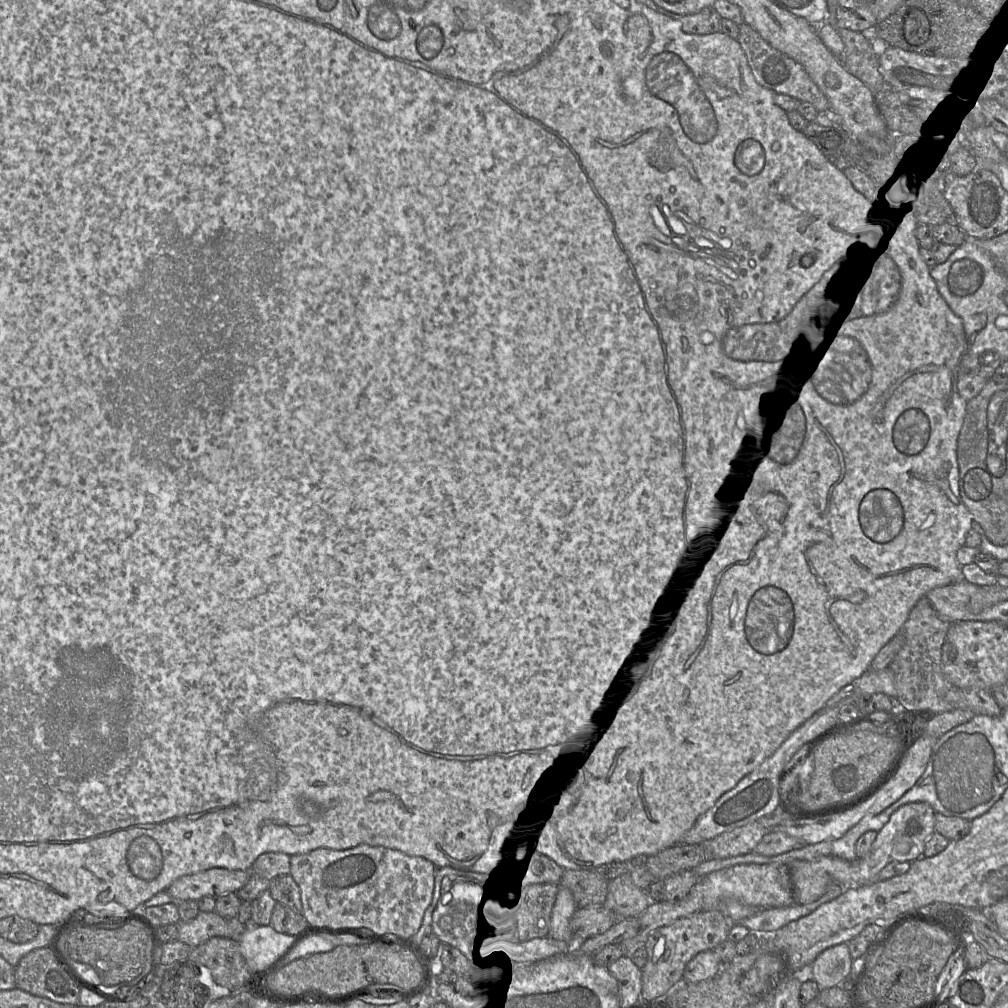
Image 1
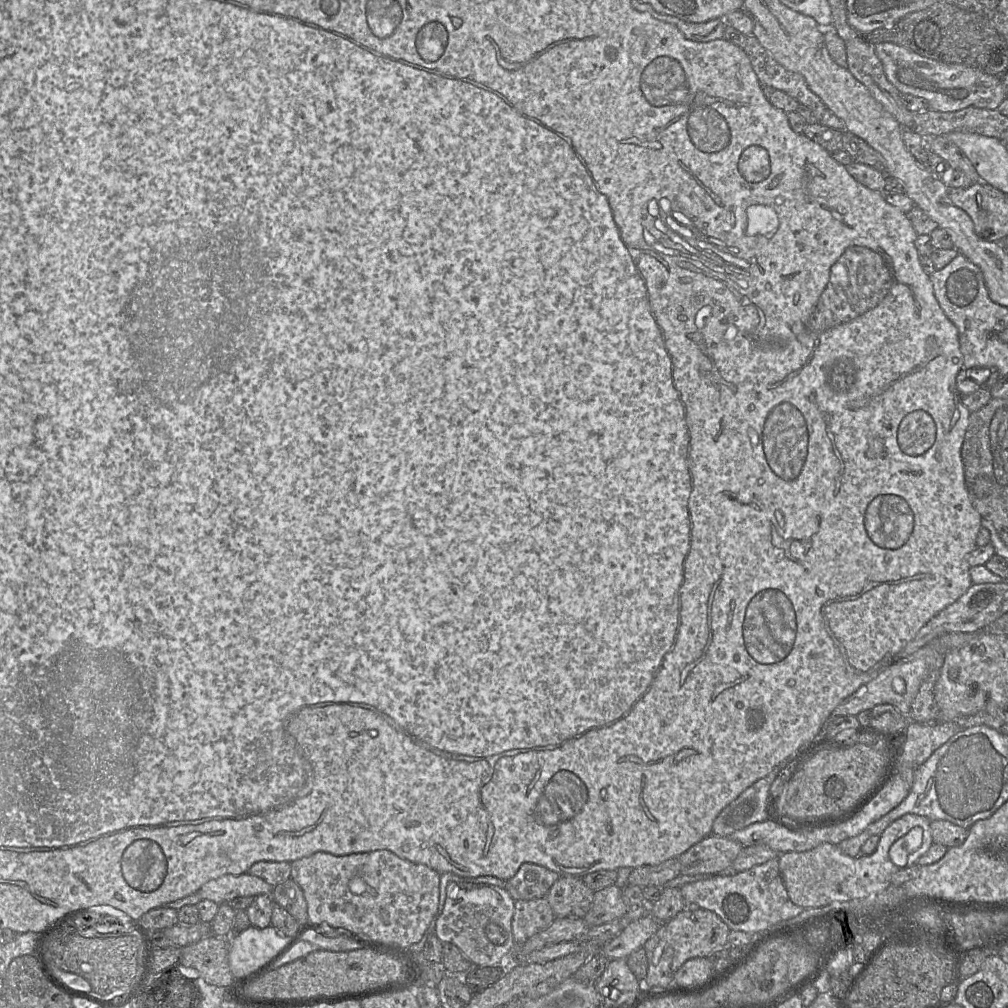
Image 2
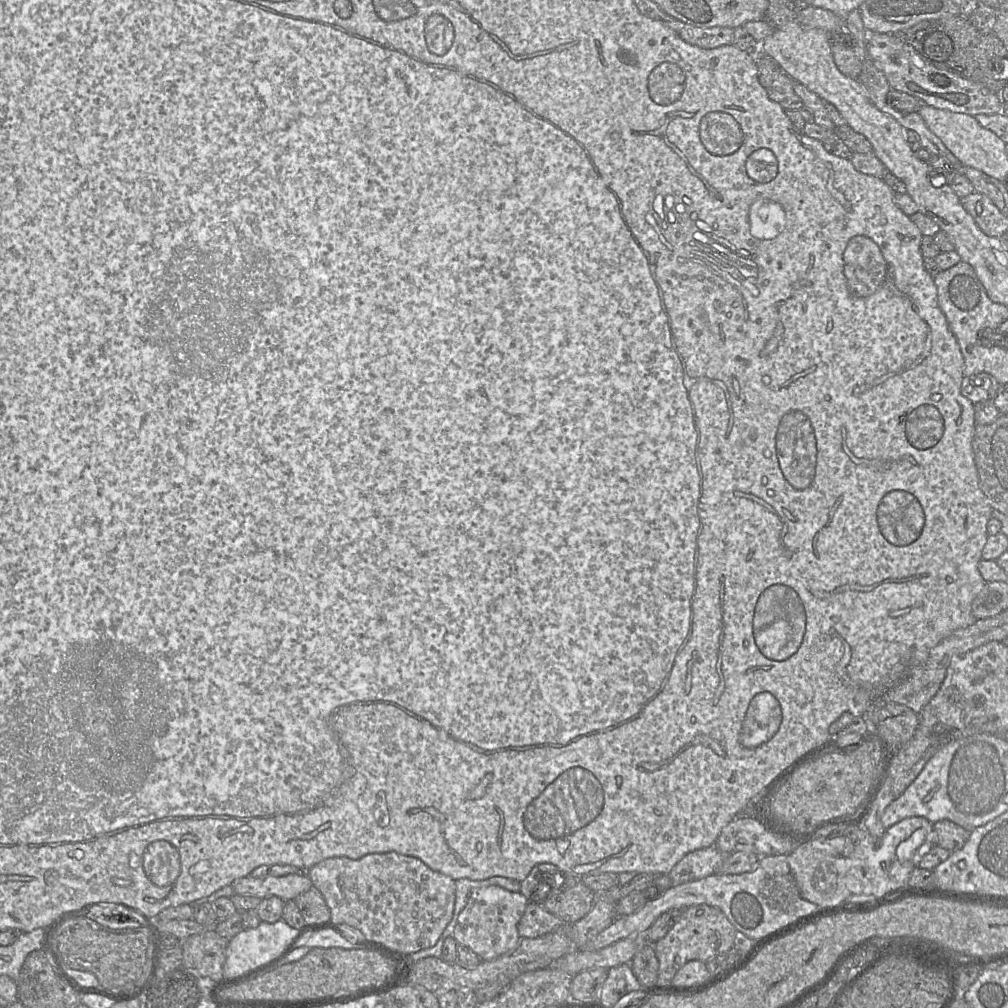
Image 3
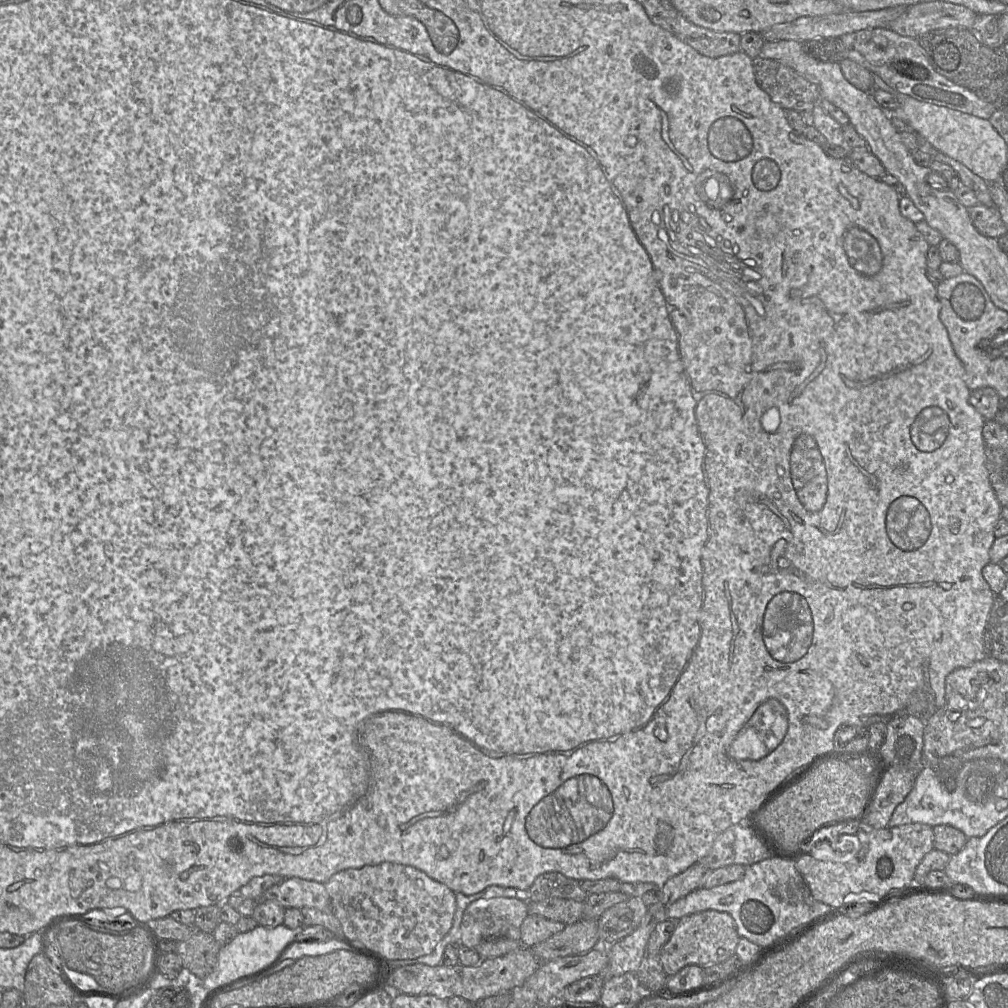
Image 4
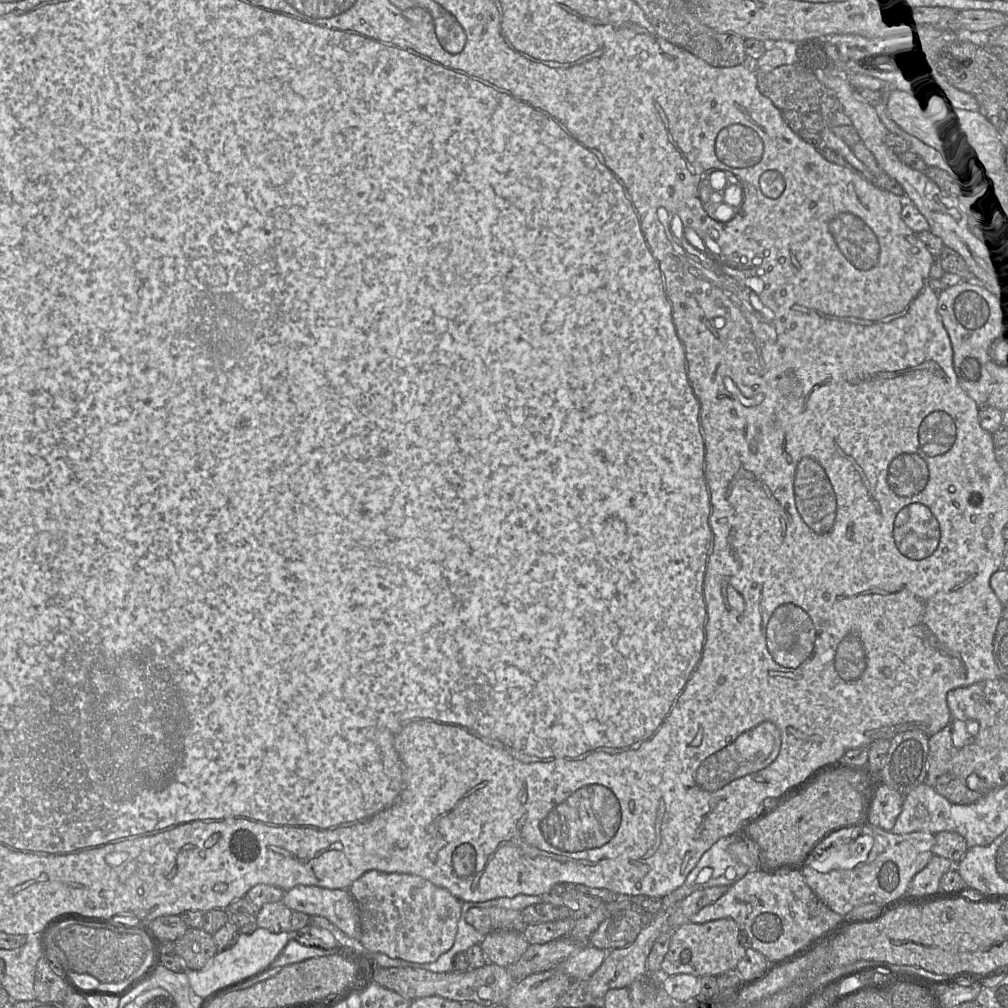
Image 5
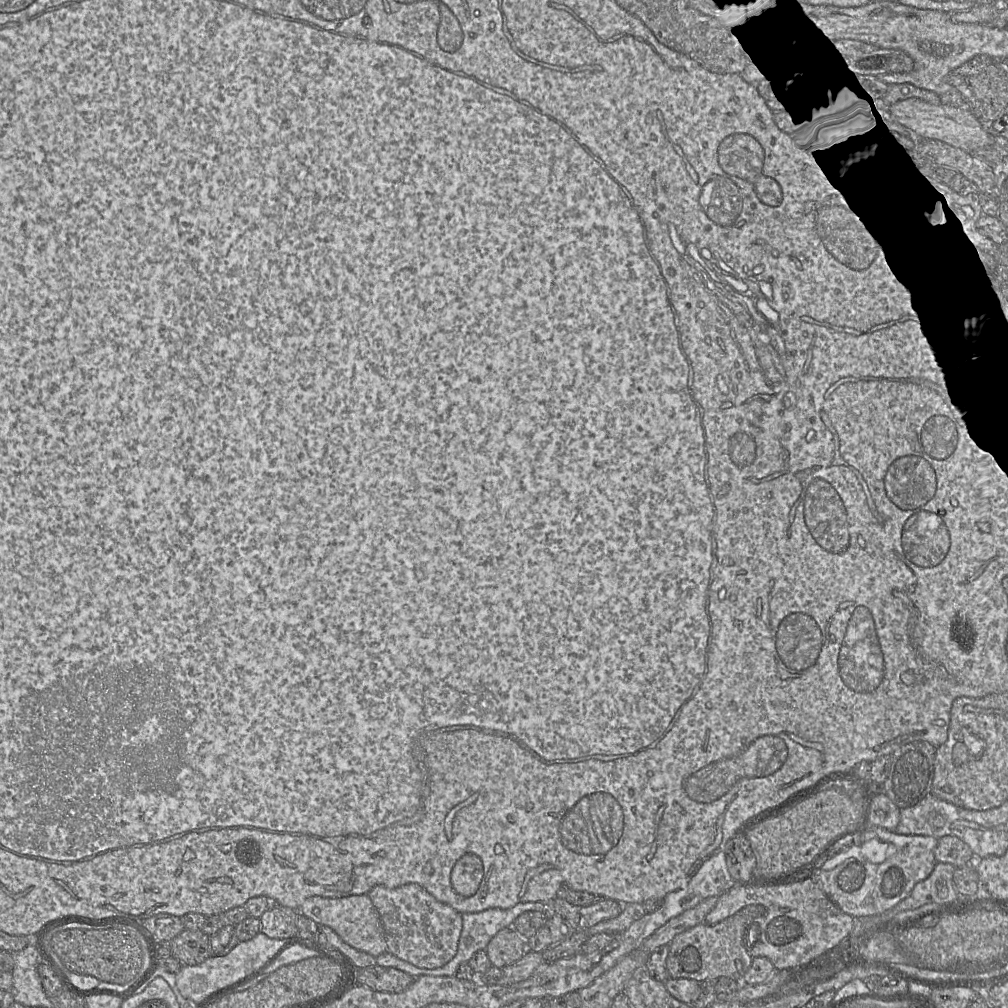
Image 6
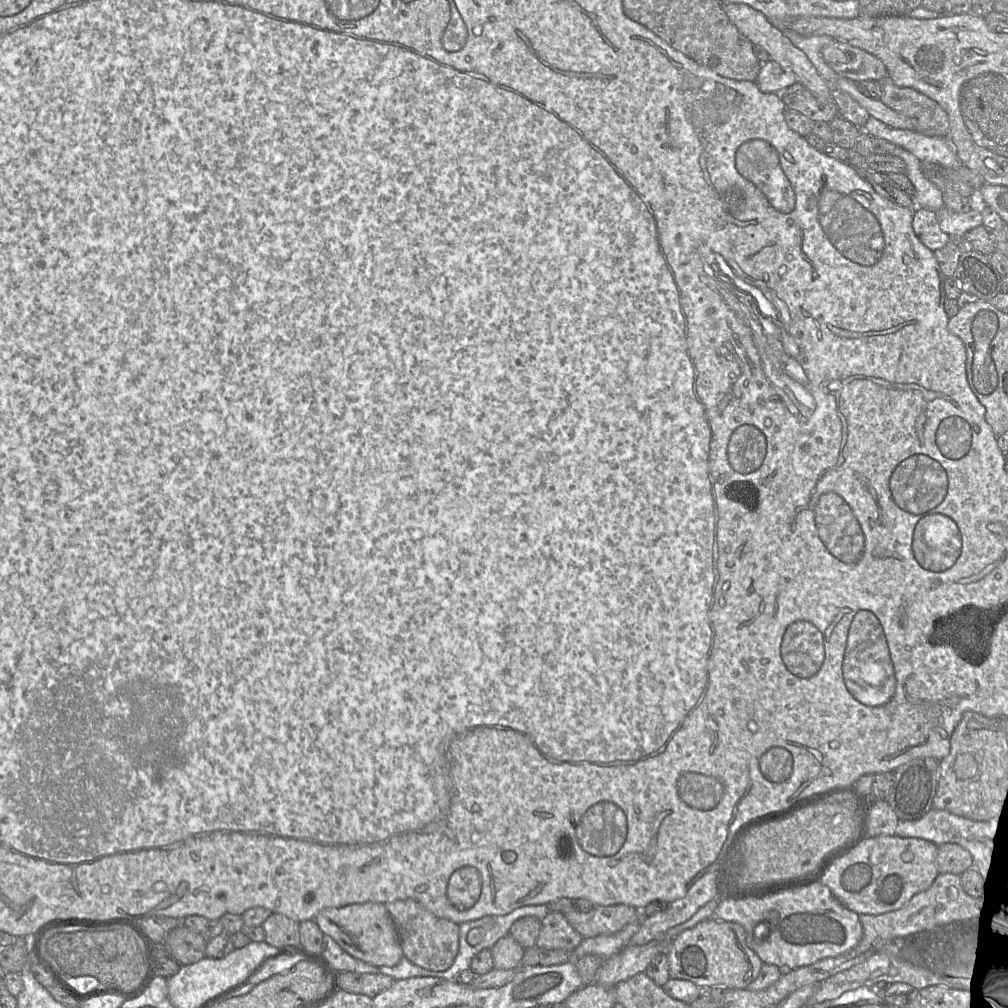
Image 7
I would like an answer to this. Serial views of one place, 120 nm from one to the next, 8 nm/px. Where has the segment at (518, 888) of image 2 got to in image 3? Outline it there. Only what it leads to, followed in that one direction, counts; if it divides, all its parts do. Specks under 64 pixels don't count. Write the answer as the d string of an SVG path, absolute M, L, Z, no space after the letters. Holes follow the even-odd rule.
M540 863L520 882L520 892L528 899L528 903L541 905L548 897L566 890L577 881L578 878L551 863Z

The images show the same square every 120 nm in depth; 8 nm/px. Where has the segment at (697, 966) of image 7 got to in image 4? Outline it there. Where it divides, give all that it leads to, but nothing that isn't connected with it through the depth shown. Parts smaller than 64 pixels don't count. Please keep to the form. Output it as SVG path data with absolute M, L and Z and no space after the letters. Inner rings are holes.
M706 910L685 916L678 921L671 938L662 948L659 959L665 973L674 976L688 965L702 968L721 964L736 954L736 947L740 940L734 919L726 912Z

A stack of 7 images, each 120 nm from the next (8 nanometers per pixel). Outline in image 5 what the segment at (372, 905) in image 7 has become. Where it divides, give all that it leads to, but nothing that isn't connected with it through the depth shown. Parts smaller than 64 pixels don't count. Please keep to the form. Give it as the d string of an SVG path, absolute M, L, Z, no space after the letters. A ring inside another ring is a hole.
M298 885L284 892L282 902L292 911L323 916L348 936L360 939L359 909L347 889Z

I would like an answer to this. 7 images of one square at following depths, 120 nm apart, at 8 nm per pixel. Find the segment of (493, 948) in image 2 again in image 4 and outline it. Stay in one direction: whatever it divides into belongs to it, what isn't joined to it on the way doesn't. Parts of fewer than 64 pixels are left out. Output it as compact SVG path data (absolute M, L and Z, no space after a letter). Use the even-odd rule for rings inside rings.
M515 897L480 898L468 905L460 926L460 943L475 949L485 939L508 938L520 941L520 927L528 915L528 902Z

